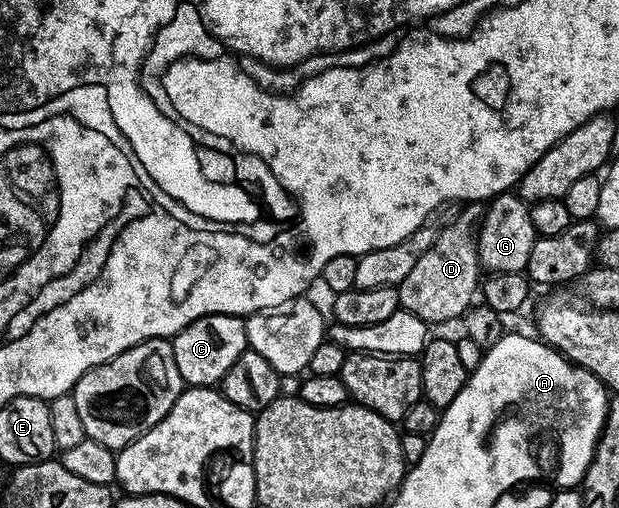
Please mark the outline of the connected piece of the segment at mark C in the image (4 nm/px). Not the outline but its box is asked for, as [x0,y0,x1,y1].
[170,315,249,387]

